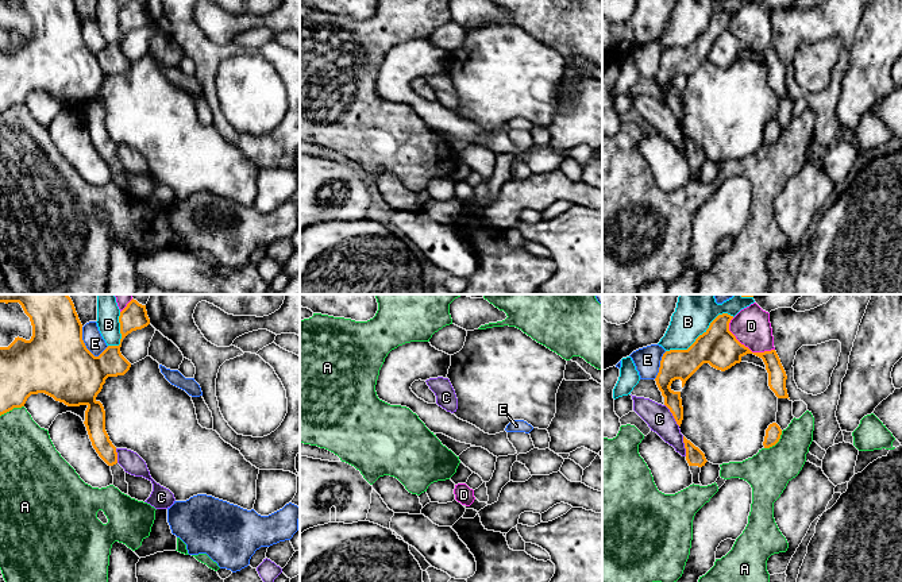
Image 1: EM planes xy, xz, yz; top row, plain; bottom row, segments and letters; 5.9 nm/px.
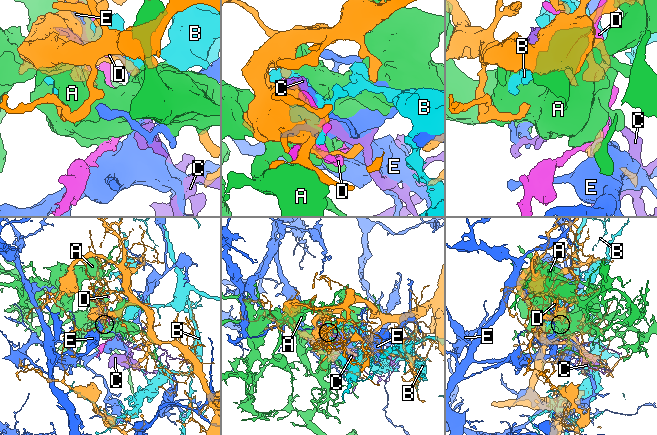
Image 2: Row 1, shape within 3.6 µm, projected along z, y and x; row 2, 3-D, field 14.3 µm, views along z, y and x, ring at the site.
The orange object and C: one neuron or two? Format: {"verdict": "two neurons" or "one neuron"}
{"verdict": "two neurons"}

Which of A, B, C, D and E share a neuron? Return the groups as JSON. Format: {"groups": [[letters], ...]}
{"groups": [["A"], ["B"], ["C"], ["D"], ["E"]]}

